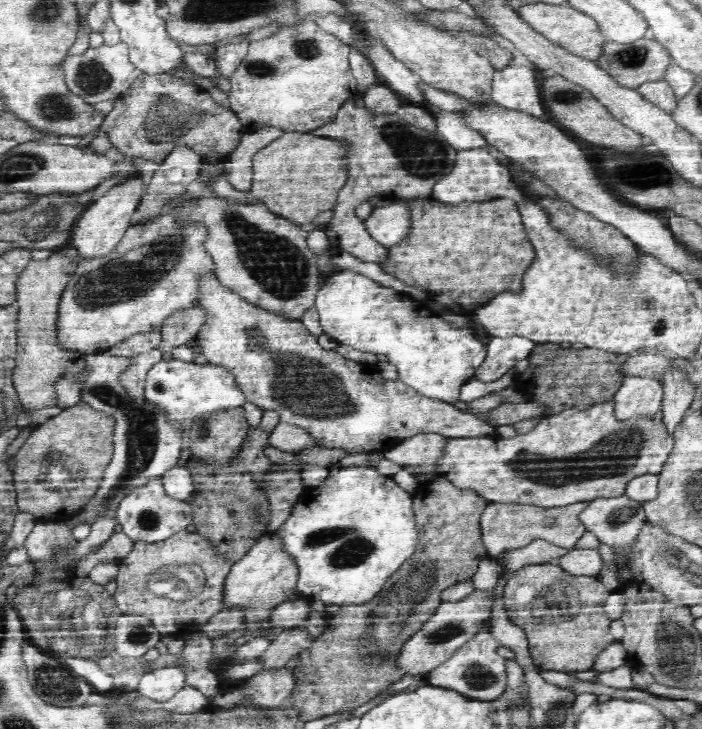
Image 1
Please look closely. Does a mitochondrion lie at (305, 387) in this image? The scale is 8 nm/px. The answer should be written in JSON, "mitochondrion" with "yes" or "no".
{"mitochondrion":"yes"}

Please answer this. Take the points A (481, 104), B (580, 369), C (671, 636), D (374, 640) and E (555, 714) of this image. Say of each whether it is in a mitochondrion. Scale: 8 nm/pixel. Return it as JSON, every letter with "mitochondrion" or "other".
{"A":"other","B":"other","C":"mitochondrion","D":"mitochondrion","E":"mitochondrion"}

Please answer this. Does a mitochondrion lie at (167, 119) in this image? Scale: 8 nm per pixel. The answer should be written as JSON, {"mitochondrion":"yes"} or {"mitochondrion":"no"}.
{"mitochondrion":"yes"}

